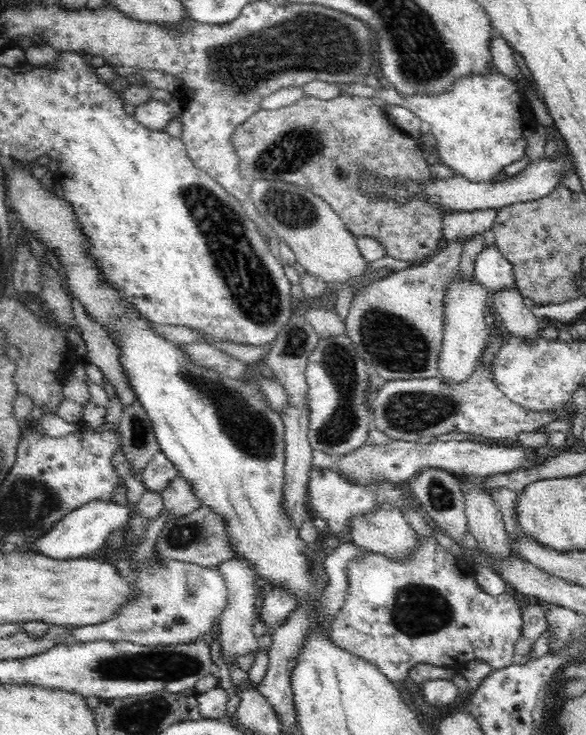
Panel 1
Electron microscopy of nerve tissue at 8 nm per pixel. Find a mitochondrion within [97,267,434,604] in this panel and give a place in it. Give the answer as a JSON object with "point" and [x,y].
{"point":[250,430]}

